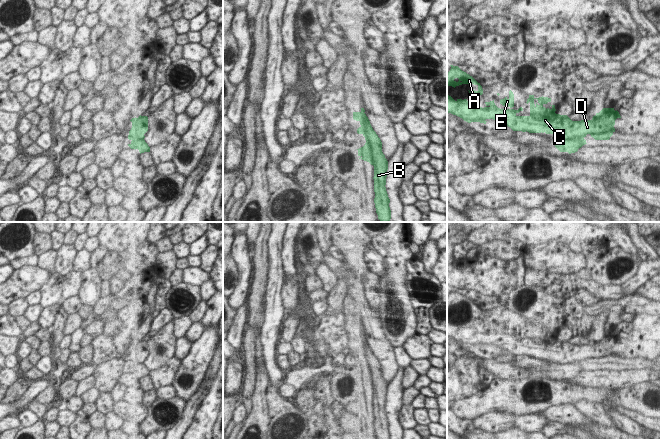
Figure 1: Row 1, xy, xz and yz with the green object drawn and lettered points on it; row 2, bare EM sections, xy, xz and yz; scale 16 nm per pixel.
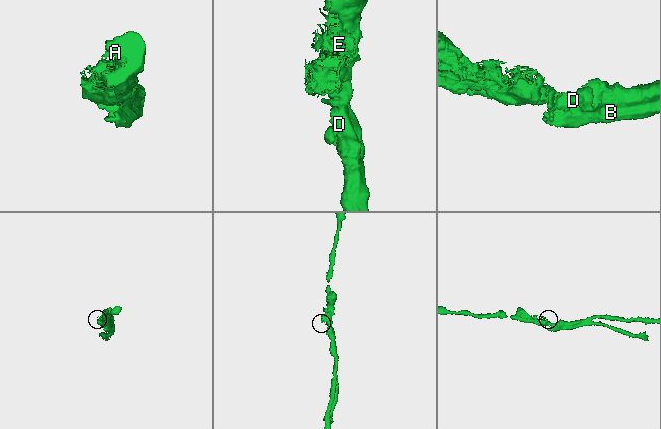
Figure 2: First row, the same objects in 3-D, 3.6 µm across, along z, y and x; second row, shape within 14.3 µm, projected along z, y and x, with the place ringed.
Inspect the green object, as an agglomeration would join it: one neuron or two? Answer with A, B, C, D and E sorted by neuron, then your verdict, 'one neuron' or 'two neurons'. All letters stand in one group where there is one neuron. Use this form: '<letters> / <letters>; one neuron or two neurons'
A C D E / B; two neurons

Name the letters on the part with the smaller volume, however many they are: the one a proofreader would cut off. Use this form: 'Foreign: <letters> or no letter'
Foreign: B

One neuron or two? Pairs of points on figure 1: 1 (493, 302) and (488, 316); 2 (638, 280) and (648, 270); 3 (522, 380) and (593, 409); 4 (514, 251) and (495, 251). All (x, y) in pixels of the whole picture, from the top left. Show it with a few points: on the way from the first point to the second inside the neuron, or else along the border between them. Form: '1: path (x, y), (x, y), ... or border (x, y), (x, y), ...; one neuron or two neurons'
1: border (502, 303), (491, 309), (482, 310); two neurons
2: path (640, 278), (646, 272); one neuron
3: border (573, 403), (587, 400), (599, 404); two neurons
4: path (509, 251), (500, 251); one neuron

